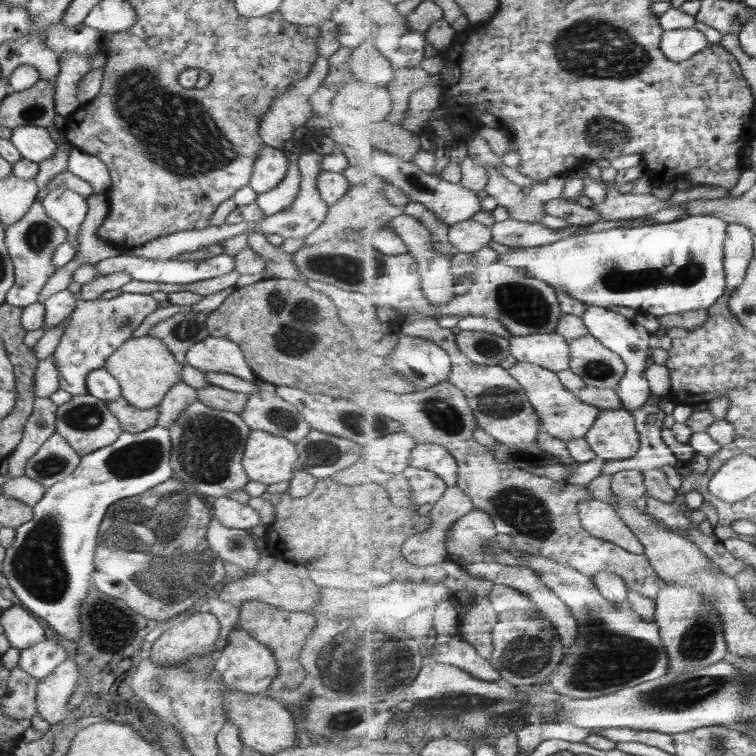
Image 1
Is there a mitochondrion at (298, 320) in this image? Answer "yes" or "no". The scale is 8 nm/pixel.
yes

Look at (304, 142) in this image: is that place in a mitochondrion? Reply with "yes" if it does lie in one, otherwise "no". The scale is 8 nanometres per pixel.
no

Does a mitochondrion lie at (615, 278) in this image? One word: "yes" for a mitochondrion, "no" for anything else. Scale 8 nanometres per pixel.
yes

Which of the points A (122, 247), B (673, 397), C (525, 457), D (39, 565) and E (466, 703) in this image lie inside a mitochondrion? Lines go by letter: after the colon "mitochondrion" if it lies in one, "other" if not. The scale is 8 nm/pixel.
A: other
B: other
C: mitochondrion
D: mitochondrion
E: mitochondrion

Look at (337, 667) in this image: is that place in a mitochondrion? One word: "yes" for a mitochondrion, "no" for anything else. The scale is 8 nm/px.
yes

